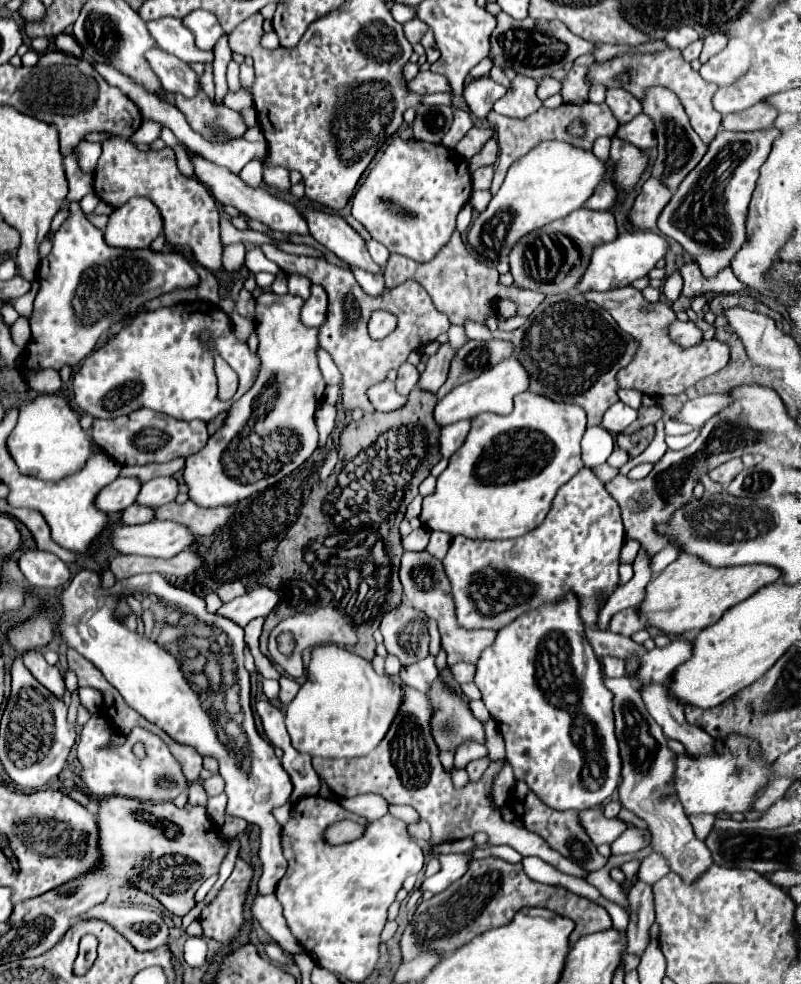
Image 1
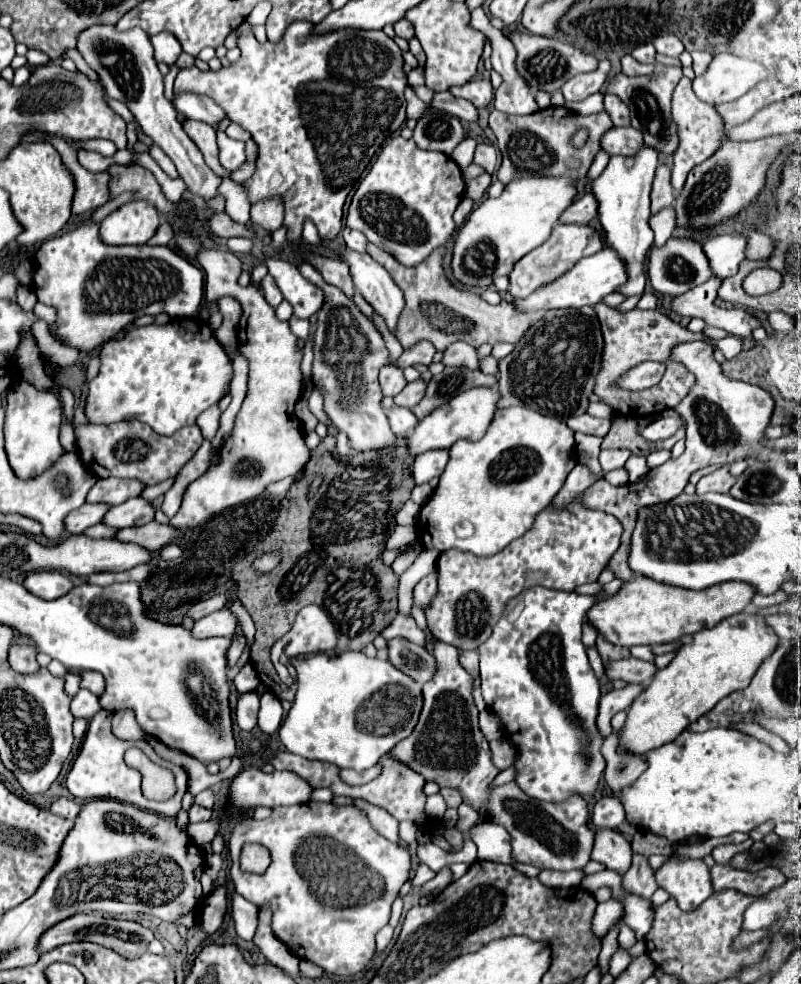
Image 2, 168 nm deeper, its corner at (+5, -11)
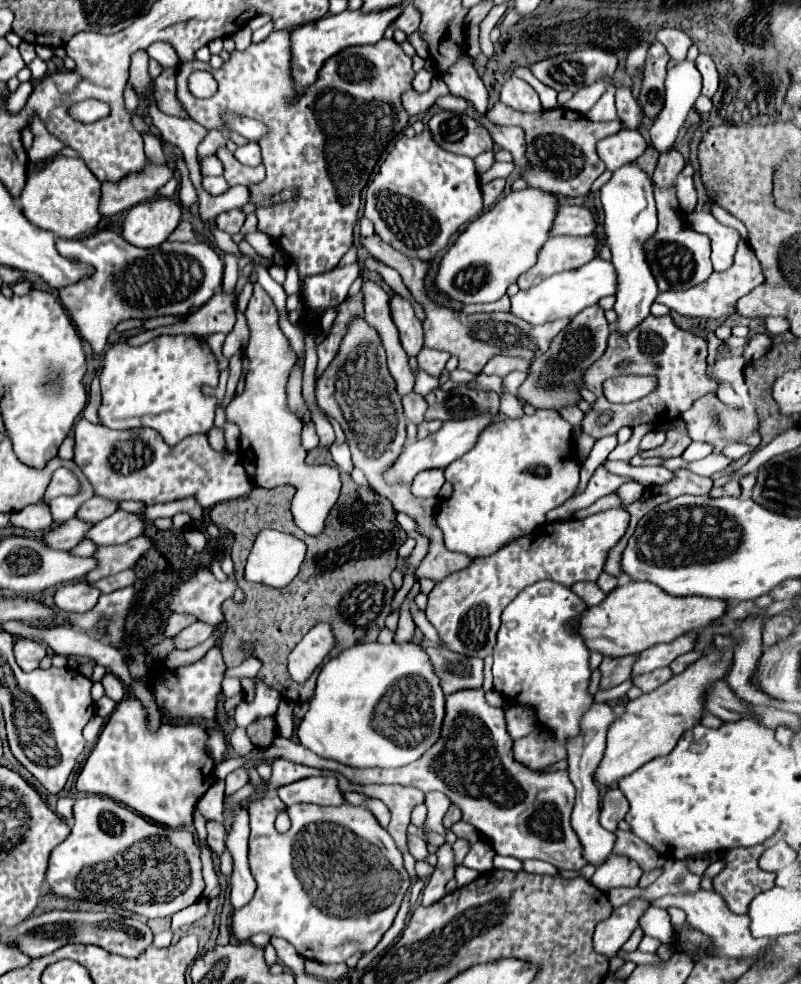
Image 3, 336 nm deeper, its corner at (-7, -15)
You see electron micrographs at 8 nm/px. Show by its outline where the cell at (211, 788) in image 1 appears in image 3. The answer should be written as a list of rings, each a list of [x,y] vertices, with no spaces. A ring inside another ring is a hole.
[[[216,780],[212,788],[198,800],[196,808],[204,814],[206,820],[222,822],[222,804],[224,804],[224,780]]]

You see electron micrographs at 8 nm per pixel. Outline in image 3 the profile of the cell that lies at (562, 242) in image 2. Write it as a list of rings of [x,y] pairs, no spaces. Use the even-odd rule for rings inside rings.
[[[554,236],[538,254],[538,262],[518,278],[520,290],[528,290],[552,274],[580,268],[596,258],[596,236]]]

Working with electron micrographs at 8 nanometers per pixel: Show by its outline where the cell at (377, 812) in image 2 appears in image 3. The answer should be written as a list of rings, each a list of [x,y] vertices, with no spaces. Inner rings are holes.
[[[408,834],[408,852],[416,860],[424,860],[428,856],[428,846],[426,846],[424,838],[422,836],[414,836],[414,834]]]

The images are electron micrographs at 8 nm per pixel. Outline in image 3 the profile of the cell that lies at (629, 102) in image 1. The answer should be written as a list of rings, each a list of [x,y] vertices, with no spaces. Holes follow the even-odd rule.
[[[630,88],[616,90],[616,108],[618,108],[618,116],[626,124],[626,128],[636,130],[638,124],[642,122],[642,114],[640,114],[640,108],[638,108]]]

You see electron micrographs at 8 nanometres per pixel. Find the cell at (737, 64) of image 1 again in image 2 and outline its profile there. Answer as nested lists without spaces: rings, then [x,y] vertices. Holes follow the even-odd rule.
[[[716,54],[706,74],[694,78],[692,90],[694,94],[710,106],[718,106],[724,102],[732,102],[740,98],[754,84],[762,82],[770,72],[758,64],[734,54]]]

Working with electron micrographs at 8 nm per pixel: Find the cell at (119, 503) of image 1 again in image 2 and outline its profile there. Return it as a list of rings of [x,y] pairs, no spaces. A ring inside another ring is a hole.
[[[84,504],[66,516],[66,532],[68,534],[82,534],[86,528],[98,524],[110,506],[106,504]]]

